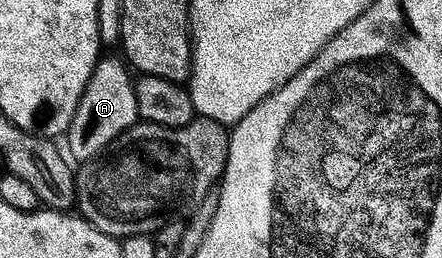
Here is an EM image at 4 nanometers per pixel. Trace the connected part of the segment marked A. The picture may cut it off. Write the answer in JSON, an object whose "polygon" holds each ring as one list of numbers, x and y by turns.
{"polygon":[[101,58,82,93,78,109,74,113,74,121,66,136,67,154,77,164,80,162,80,165,87,165,93,159,101,158,115,139,122,137,139,122,141,122,141,117,133,72,123,58]]}

